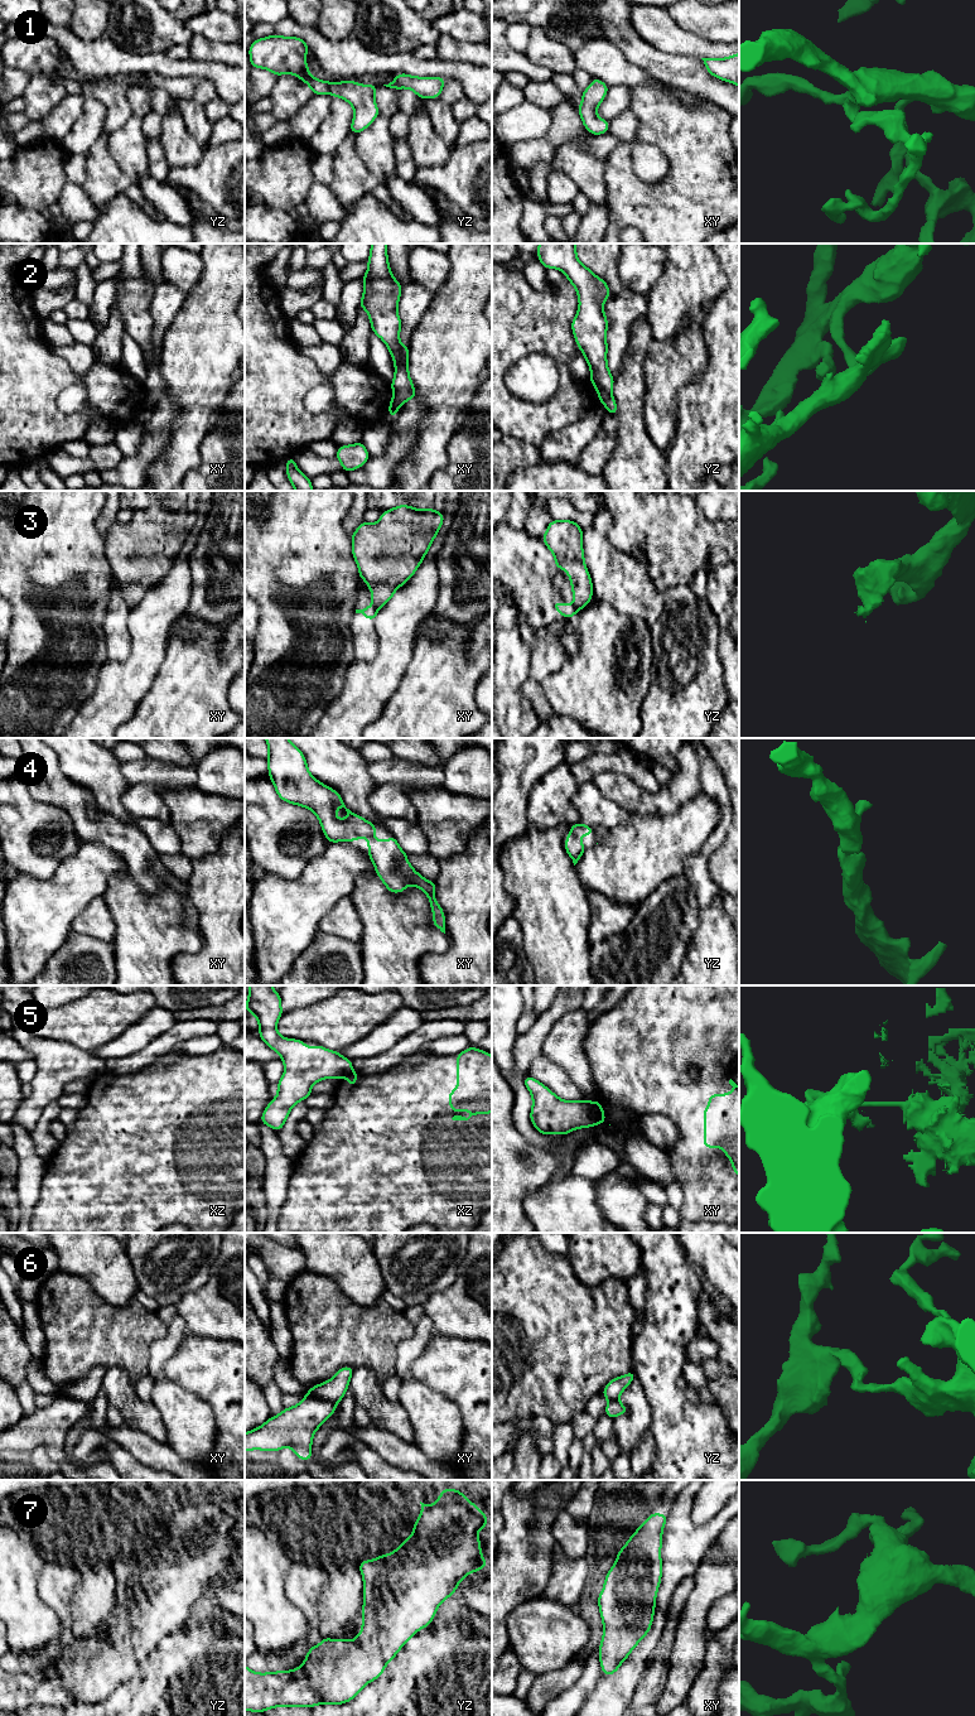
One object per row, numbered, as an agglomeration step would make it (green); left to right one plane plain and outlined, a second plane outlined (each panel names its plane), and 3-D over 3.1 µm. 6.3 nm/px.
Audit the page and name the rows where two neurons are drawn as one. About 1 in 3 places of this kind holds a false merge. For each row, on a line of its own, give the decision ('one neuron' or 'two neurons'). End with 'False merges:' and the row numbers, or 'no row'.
1: one neuron
2: two neurons
3: two neurons
4: one neuron
5: two neurons
6: two neurons
7: one neuron
False merges: 2, 3, 5, 6

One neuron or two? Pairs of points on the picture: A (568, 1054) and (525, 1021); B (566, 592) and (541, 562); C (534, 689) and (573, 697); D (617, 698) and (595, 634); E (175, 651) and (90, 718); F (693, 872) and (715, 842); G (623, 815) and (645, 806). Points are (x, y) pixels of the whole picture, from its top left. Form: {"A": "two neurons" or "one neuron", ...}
{"A": "two neurons", "B": "one neuron", "C": "two neurons", "D": "one neuron", "E": "two neurons", "F": "one neuron", "G": "two neurons"}

